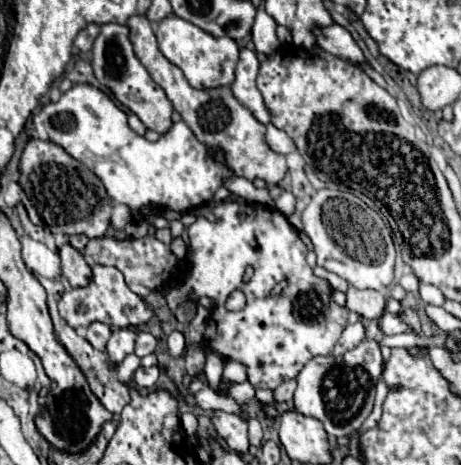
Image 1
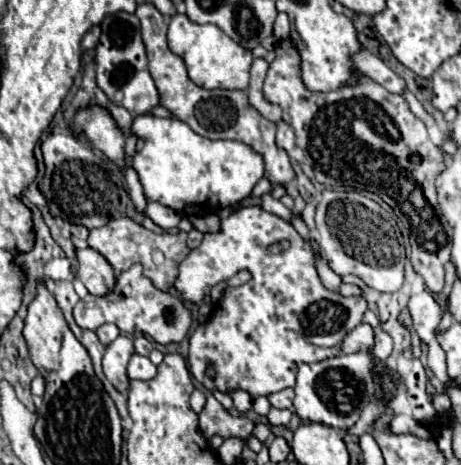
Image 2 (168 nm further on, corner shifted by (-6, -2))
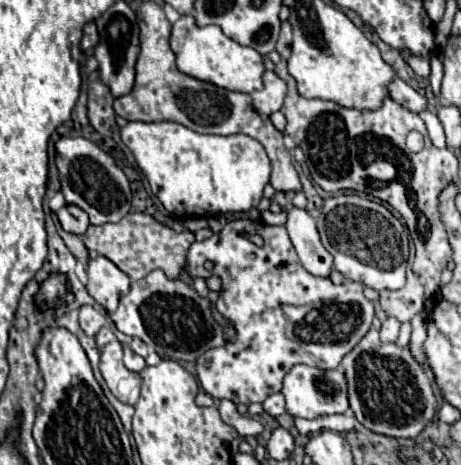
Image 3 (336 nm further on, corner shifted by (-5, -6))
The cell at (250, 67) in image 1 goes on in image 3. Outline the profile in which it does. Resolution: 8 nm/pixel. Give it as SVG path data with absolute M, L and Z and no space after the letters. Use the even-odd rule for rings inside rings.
M265 71L263 89L251 93L255 111L261 115L271 115L271 113L279 111L283 107L285 93L287 93L287 85L283 83L283 79L279 79L273 71Z

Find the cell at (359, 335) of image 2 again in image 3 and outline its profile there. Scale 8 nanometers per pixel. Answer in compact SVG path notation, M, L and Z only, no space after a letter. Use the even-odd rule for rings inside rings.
M369 329L369 333L353 347L353 351L343 357L341 367L349 383L351 409L357 421L373 433L411 439L419 435L433 419L437 411L433 379L429 371L411 357L409 347L381 343L379 331Z

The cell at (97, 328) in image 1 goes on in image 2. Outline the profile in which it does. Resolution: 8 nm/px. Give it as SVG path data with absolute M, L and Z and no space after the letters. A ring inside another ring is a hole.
M100 325L100 327L96 329L96 335L98 335L98 339L100 339L104 345L108 345L108 343L112 343L112 341L118 337L118 327L116 327L116 325Z

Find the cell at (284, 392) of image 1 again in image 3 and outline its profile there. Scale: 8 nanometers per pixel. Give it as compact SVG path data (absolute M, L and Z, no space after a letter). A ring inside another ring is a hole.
M281 393L269 395L269 397L263 401L263 409L265 409L269 415L273 415L273 417L283 415L283 413L285 413L285 397L283 397Z

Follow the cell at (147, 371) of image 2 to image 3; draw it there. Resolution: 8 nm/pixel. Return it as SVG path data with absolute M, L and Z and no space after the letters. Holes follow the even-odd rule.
M125 347L125 357L123 357L123 363L125 363L125 367L127 367L129 371L133 371L133 373L141 373L141 371L147 367L145 359L143 359L143 357L139 357L139 355L135 355L129 347Z

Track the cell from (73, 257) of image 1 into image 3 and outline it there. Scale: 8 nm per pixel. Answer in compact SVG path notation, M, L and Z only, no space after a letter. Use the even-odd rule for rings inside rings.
M93 257L87 263L87 291L107 311L115 311L119 299L129 291L129 277L107 257Z

